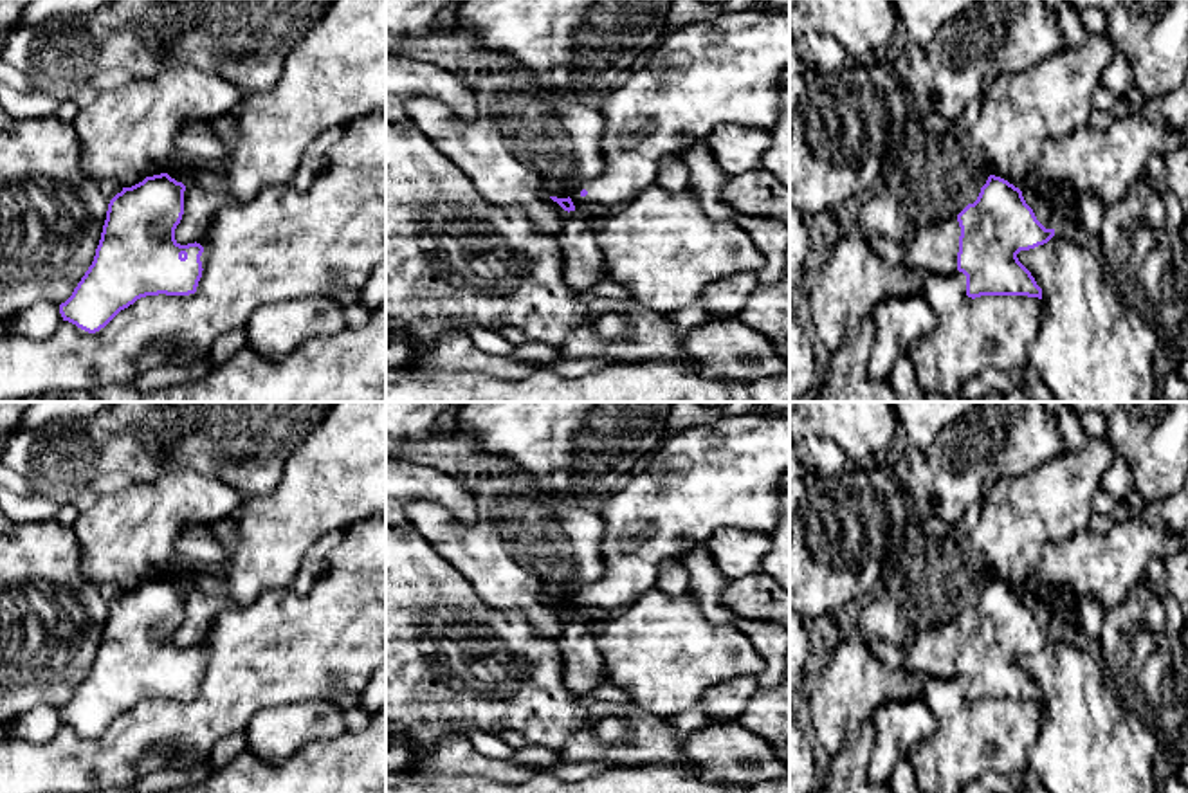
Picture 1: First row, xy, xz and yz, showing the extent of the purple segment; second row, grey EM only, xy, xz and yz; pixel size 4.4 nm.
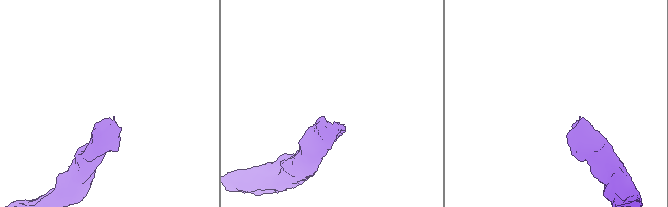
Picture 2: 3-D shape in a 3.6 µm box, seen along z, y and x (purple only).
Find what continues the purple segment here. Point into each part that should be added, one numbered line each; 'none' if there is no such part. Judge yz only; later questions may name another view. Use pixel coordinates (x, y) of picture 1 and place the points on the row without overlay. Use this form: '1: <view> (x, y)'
1: yz (932, 653)

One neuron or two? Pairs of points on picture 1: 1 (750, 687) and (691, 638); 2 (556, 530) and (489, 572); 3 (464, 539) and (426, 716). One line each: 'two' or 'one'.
1: two
2: one
3: two

